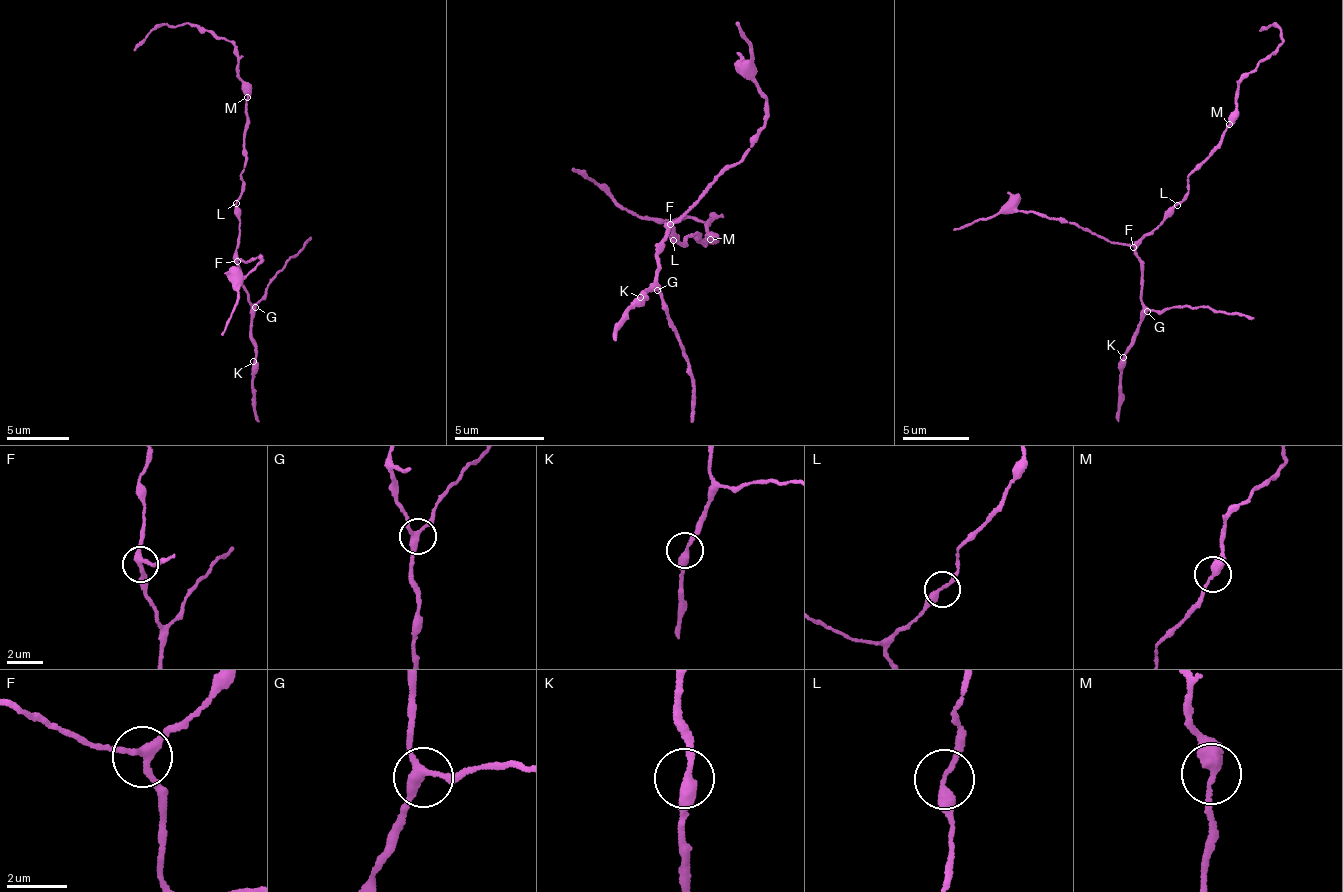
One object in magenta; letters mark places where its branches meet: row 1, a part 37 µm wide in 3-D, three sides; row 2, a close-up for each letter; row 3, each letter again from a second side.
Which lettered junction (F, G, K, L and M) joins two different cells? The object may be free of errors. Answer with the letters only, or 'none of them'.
none of them

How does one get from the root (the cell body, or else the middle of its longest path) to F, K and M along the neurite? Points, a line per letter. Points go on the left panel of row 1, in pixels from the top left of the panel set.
F: (241, 193), (235, 203), (241, 223), (237, 240), (237, 261)
K: (241, 193), (235, 203), (241, 223), (236, 255), (240, 284), (250, 304), (253, 361)
M: (241, 193), (246, 150), (242, 141), (247, 98)

